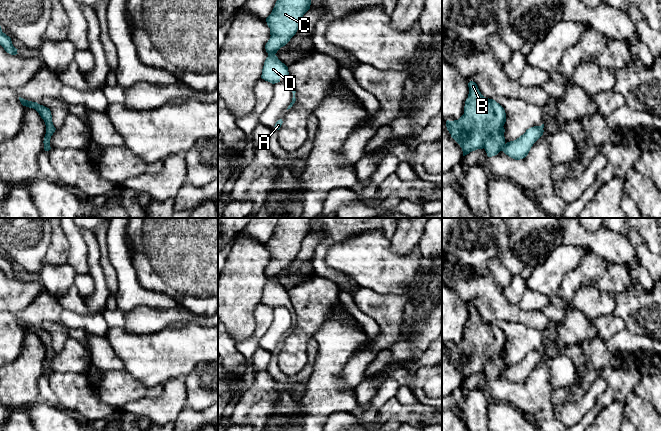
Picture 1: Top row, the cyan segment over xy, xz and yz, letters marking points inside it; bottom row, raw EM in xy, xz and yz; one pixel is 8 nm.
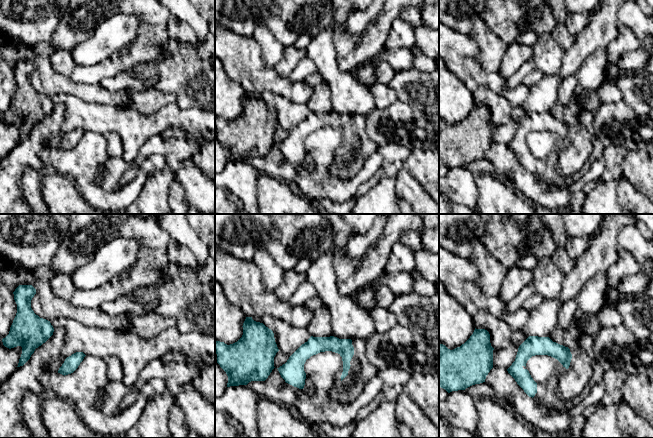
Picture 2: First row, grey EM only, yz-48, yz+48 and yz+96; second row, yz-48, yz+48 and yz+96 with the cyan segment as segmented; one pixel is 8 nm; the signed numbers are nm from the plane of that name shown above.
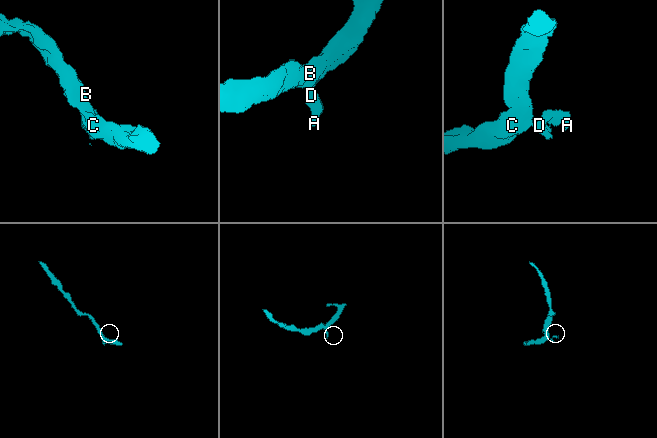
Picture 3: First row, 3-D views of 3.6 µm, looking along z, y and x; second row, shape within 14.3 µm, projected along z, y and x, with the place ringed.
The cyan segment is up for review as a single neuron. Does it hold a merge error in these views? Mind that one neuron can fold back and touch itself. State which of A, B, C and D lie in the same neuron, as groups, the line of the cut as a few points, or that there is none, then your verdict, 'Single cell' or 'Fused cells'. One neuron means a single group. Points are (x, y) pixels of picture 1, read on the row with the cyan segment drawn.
Groups: A B C D. No split. Single cell

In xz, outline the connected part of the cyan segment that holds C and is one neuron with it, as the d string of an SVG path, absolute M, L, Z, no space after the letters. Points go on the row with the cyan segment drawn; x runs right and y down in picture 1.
M277 0L271 14L266 18L268 27L270 28L270 39L265 45L268 57L264 62L261 78L272 84L280 82L280 78L284 80L289 87L294 84L289 79L290 75L288 67L282 63L275 55L277 51L285 46L299 29L303 15L310 9L311 0Z

